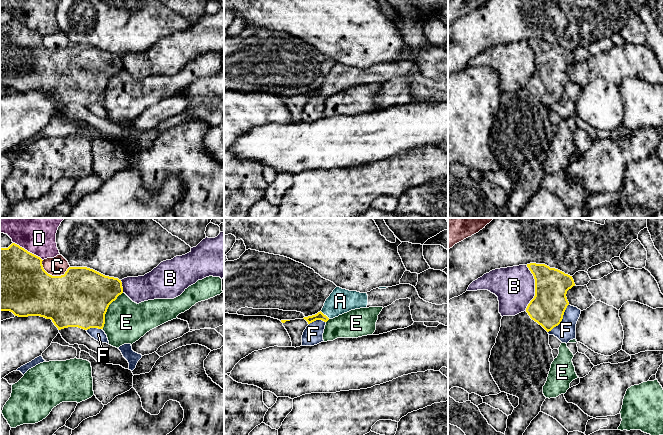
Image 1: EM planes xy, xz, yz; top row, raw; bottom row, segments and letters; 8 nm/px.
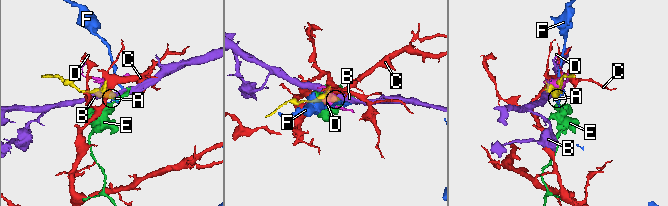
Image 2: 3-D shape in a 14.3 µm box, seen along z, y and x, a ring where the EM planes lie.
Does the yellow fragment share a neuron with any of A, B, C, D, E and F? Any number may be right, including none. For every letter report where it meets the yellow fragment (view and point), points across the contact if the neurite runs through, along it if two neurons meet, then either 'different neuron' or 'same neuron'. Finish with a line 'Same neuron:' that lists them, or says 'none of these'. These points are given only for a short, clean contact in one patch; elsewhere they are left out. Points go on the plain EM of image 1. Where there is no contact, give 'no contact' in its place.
A: meets yellow in xz at (325, 91); runs through xz (319, 92), (325, 91), (340, 77); same neuron
B: meets yellow in yz at (535, 64); different neuron
C: meets yellow in xy at (54, 52); different neuron
D: meets yellow in xy at (27, 27); different neuron
E: meets yellow in xy at (106, 87); border along xy (122, 68), (109, 81), (102, 105); different neuron
F: meets yellow in yz at (562, 94); different neuron
Same neuron: A

